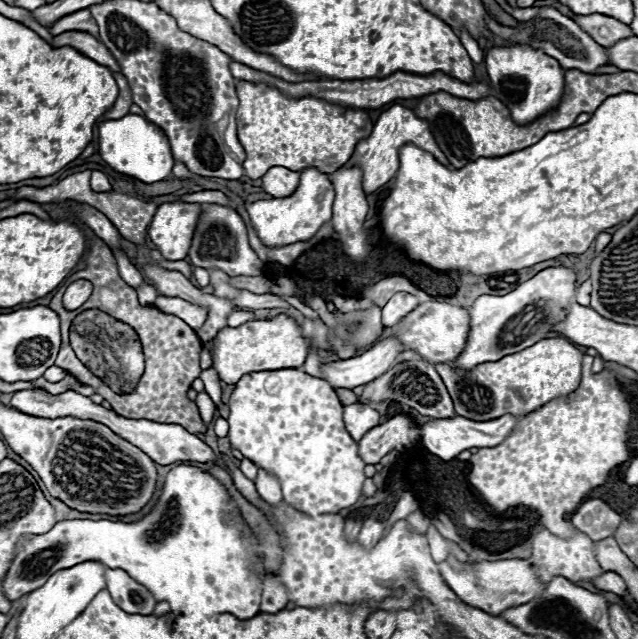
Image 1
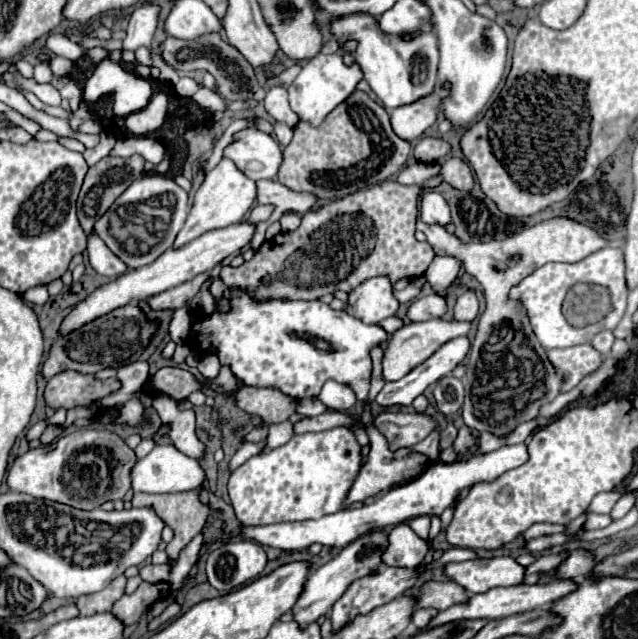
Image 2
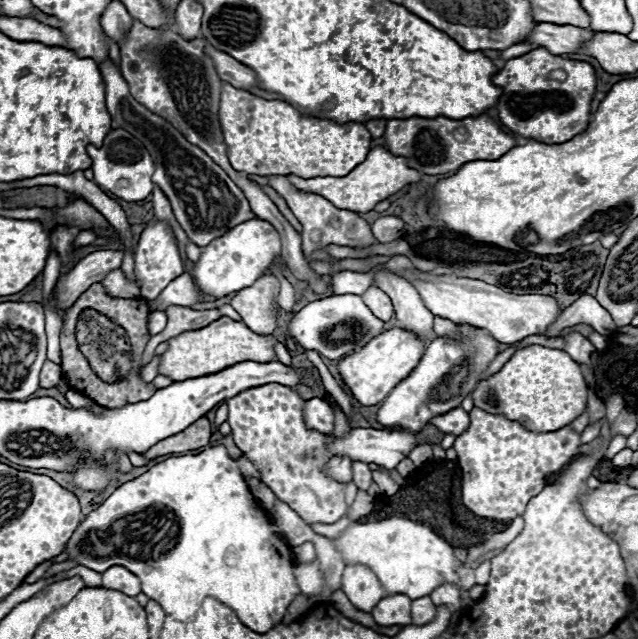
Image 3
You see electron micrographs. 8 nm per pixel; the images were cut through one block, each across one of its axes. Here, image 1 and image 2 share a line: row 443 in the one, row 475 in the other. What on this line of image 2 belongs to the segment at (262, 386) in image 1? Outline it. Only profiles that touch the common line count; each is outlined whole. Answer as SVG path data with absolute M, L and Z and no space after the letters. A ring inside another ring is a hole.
M336 428L292 436L284 446L260 452L232 470L228 496L242 526L268 526L334 514L360 470L360 444L350 430Z

